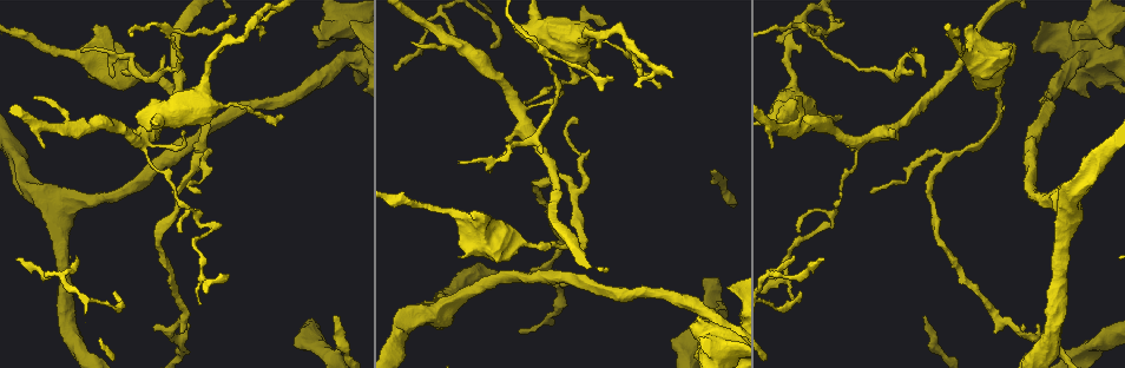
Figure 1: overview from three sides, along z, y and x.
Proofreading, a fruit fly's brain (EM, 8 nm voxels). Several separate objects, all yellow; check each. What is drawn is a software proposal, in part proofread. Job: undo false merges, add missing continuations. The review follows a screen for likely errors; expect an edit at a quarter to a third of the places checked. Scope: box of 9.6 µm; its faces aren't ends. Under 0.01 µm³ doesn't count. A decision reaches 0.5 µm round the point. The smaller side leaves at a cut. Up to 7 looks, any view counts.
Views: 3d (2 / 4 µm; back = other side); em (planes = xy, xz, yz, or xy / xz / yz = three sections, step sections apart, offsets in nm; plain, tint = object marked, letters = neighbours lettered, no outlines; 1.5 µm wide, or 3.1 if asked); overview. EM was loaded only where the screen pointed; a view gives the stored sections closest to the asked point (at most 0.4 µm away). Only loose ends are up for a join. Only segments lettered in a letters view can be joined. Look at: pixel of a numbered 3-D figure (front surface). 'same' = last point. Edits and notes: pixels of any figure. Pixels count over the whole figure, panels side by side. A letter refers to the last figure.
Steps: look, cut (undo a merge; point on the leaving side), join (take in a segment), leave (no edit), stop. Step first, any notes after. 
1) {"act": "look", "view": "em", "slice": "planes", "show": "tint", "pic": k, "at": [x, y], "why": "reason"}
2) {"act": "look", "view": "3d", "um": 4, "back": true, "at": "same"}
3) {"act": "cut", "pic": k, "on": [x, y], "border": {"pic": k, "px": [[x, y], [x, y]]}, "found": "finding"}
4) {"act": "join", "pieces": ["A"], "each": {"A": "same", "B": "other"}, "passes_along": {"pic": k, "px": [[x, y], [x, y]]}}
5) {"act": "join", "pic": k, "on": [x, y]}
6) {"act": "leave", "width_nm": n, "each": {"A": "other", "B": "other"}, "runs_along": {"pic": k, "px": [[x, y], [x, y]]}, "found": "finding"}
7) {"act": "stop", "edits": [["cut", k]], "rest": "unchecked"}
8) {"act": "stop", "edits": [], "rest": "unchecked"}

{"act": "look", "view": "3d", "um": 4, "pic": 1, "at": [716, 170], "why": "branch stops here"}

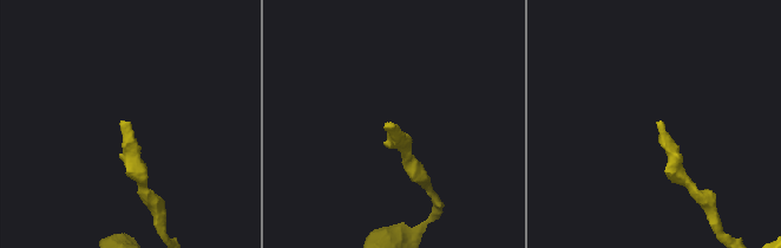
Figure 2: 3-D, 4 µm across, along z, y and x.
{"act": "look", "view": "em", "slice": "planes", "show": "letters", "pic": 2, "at": [659, 122]}

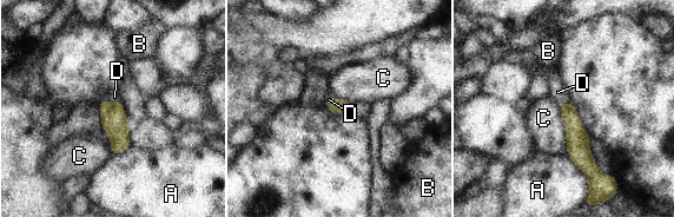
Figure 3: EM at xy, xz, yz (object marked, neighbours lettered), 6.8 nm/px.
{"act": "join", "pic": 3, "on": [114, 97], "each": {"A": "other", "B": "other", "C": "other", "D": "same"}, "passes_along": {"pic": 3, "px": [[113, 118], [111, 102], [114, 97]]}, "found": "it goes on there"}

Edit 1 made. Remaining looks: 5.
{"act": "look", "view": "em", "slice": "xy", "step": 4, "show": "letters", "pic": 1, "at": [798, 292], "why": "thin end"}

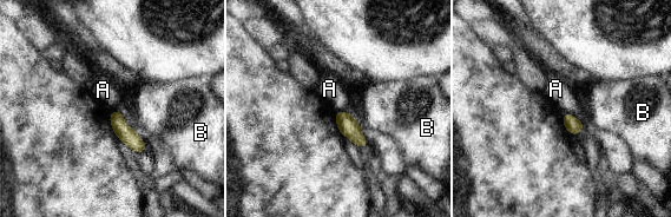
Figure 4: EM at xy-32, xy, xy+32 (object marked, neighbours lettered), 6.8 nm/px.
{"act": "look", "view": "em", "slice": "planes", "show": "letters", "at": "same", "why": "another direction"}

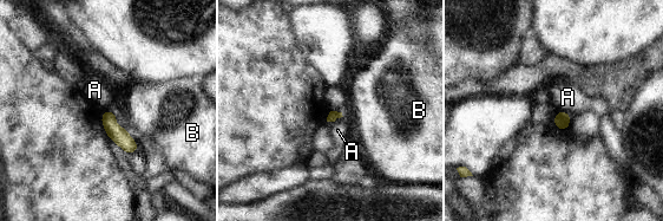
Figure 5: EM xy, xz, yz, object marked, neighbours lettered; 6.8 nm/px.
{"act": "leave", "each": {"A": "other", "B": "other"}, "found": "none of them fits"}

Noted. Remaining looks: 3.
{"act": "look", "view": "em", "um": 3.1, "slice": "xz", "step": 8, "show": "tint", "pic": 1, "at": [183, 131], "why": "an open end"}

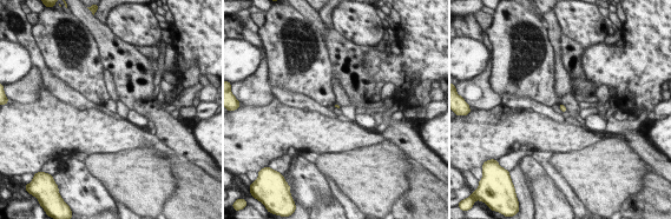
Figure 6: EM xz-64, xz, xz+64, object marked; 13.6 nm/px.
{"act": "look", "view": "em", "um": 3.1, "slice": "planes", "show": "letters", "at": "same"}

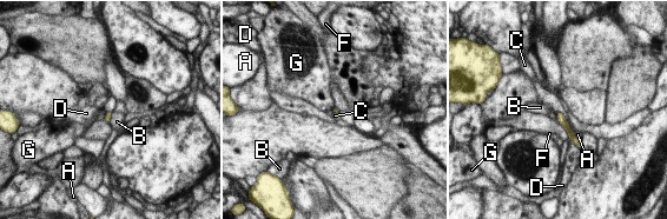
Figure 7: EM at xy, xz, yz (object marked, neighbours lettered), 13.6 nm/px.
{"act": "leave", "each": {"A": "other", "B": "other", "C": "other", "D": "other", "F": "other", "G": "other"}, "found": "no lettered segment goes on from it"}

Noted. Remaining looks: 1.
{"act": "stop", "edits": [["join", 3]], "rest": "unchecked"}

